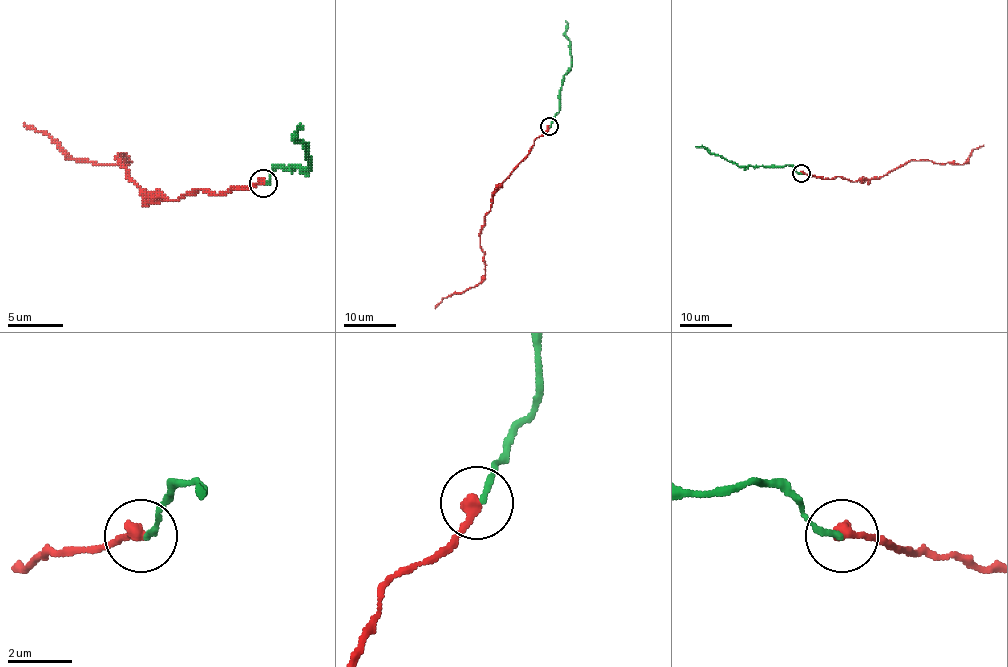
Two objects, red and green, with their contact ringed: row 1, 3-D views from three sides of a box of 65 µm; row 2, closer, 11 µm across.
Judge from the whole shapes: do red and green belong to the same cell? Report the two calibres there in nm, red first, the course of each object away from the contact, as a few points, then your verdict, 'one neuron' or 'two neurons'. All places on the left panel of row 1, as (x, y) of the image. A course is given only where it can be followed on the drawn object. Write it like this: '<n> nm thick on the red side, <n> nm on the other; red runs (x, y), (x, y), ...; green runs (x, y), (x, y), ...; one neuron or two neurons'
400 nm thick on the red side, 180 nm on the other; red runs (264, 184), (148, 198), (118, 156), (129, 159), (71, 159), (24, 123); green runs (264, 184), (280, 165), (308, 167), (305, 145), (297, 126); one neuron

